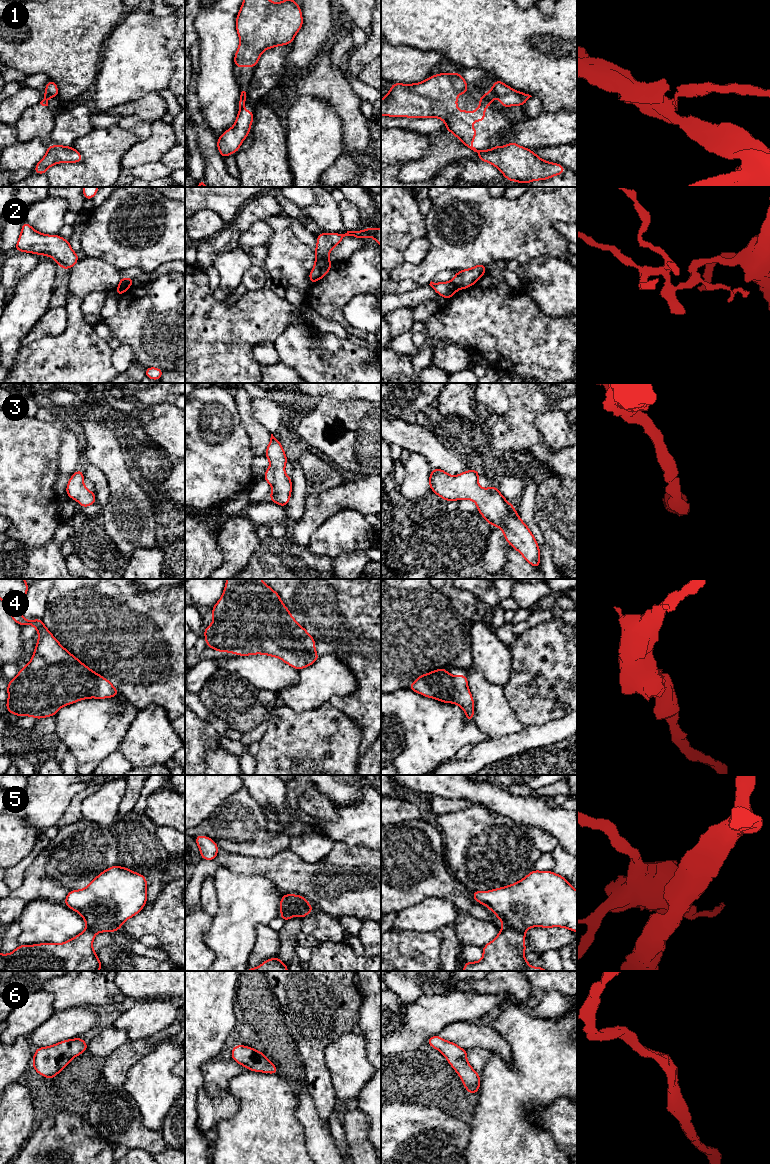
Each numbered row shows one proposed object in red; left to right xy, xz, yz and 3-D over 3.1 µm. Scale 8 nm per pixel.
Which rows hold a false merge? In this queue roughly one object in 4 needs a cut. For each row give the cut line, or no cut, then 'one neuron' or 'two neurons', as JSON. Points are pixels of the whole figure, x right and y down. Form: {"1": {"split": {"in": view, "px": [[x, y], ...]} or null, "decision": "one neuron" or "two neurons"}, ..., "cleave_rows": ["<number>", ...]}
{"1": {"split": {"in": "yz", "px": [[485, 95], [491, 98]]}, "decision": "two neurons"}, "2": {"split": {"in": "xz", "px": [[327, 257], [315, 260]]}, "decision": "two neurons"}, "3": {"split": null, "decision": "one neuron"}, "4": {"split": null, "decision": "one neuron"}, "5": {"split": {"in": "xz", "px": [[292, 895], [288, 907], [281, 914]]}, "decision": "two neurons"}, "6": {"split": null, "decision": "one neuron"}, "cleave_rows": ["1", "2", "5"]}

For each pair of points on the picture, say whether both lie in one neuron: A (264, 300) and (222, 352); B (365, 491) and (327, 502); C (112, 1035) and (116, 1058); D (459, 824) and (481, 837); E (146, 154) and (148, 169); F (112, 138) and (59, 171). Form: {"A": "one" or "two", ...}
{"A": "one", "B": "one", "C": "two", "D": "one", "E": "two", "F": "one"}

